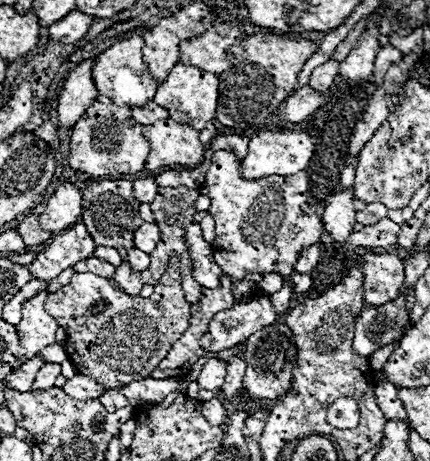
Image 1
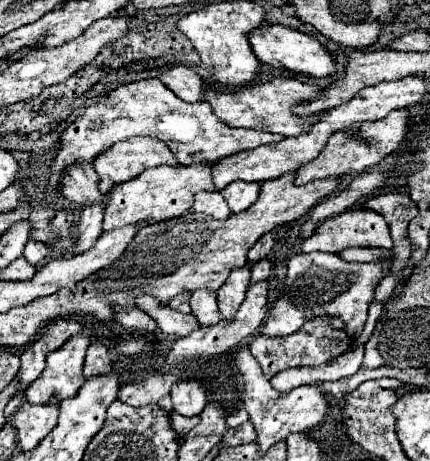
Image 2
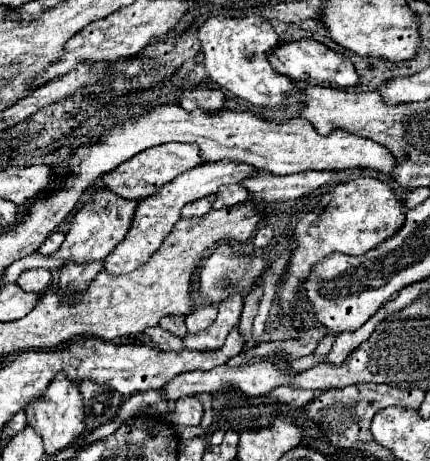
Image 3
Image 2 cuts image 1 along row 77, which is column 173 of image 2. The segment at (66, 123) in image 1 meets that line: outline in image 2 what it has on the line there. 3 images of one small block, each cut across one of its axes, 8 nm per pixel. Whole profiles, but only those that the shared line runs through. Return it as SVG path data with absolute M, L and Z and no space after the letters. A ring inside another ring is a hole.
M176 66L164 72L160 80L184 102L200 102L202 94L206 94L206 86L202 78L188 66Z

